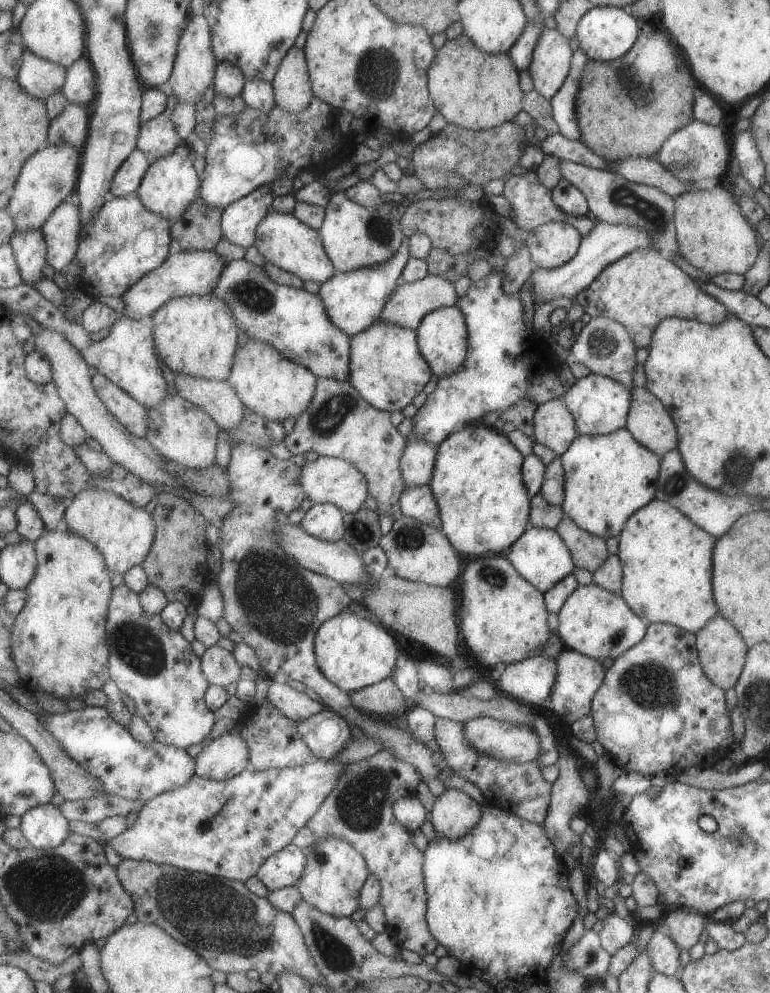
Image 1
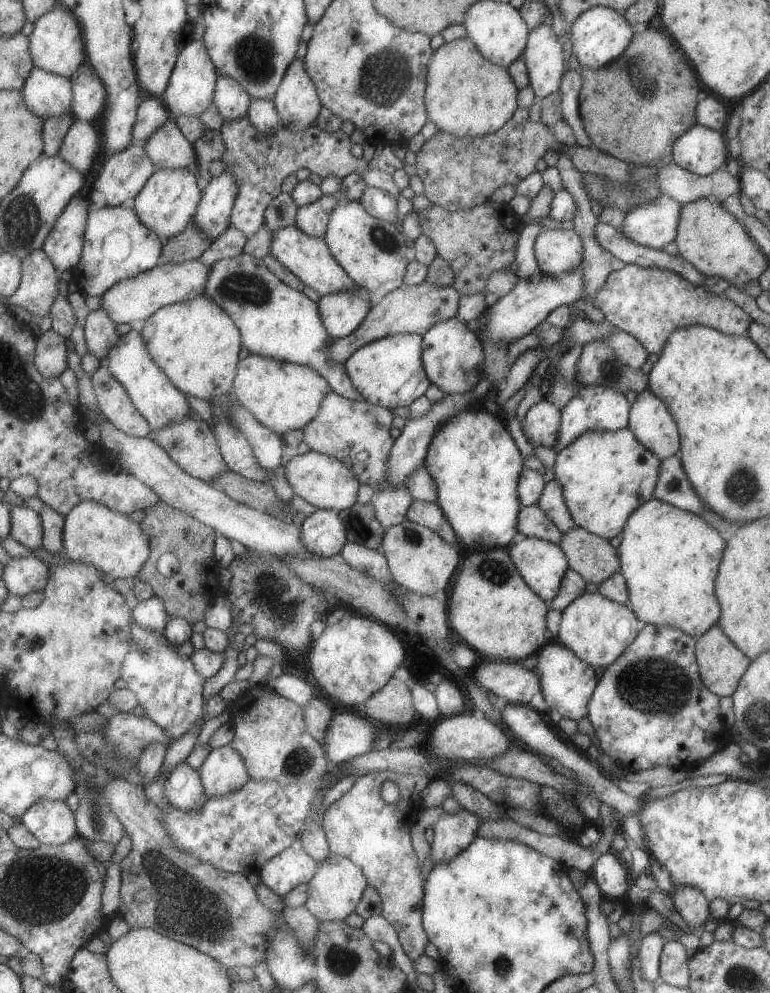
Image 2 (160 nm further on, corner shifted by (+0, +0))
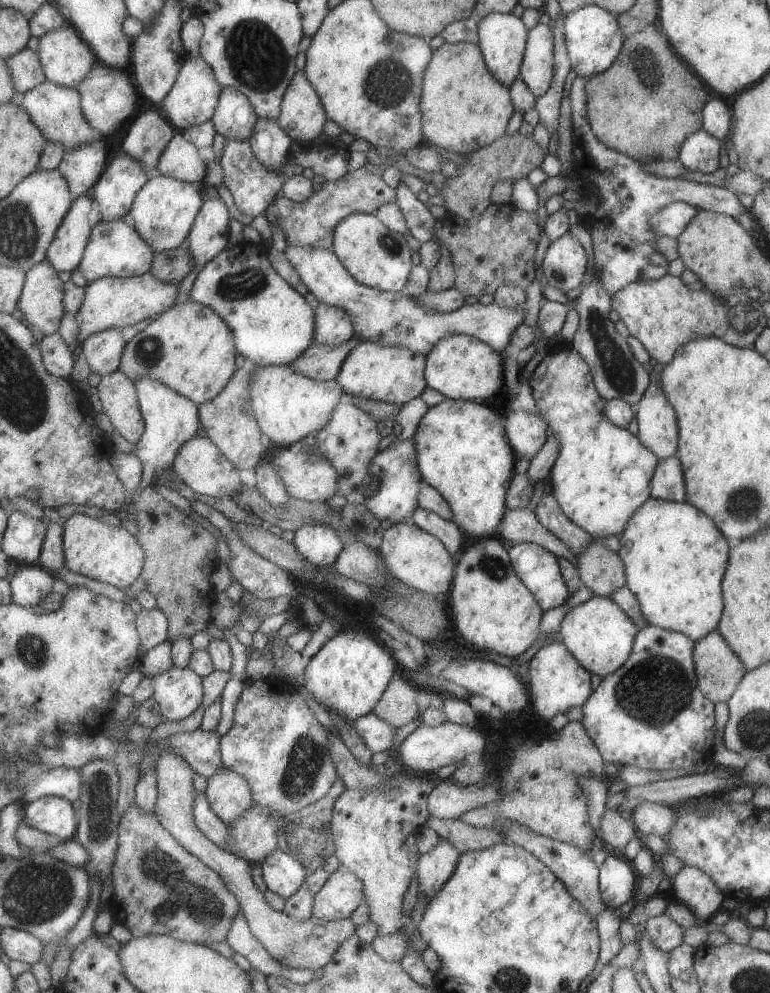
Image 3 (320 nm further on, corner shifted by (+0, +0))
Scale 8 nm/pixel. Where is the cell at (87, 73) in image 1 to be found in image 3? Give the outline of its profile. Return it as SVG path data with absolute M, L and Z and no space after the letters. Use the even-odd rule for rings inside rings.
M102 63L95 64L91 74L77 86L77 90L81 94L83 114L87 122L105 136L117 134L121 126L139 111L141 94L130 69L117 70L117 68L111 68Z

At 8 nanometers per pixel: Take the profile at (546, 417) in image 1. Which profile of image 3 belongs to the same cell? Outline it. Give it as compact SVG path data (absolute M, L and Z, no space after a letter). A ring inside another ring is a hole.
M509 411L503 419L509 446L517 459L526 456L530 460L541 450L549 436L549 426L538 411L528 413Z

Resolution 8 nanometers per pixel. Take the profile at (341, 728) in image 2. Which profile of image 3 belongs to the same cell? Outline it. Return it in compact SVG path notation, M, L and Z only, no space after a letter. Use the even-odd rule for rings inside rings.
M372 712L359 716L351 724L355 728L357 736L361 738L361 742L369 748L369 752L372 754L391 750L391 742L393 742L396 729L391 724L387 724Z

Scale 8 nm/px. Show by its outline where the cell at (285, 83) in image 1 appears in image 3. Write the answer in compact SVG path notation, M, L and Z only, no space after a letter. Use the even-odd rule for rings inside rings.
M296 70L281 98L277 124L291 140L313 141L323 131L326 115L321 102L305 77L304 70Z

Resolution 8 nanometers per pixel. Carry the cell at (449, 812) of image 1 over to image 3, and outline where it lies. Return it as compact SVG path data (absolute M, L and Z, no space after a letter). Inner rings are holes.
M439 840L434 848L419 856L415 878L419 884L417 891L425 901L431 900L439 892L439 888L453 874L457 860L459 860L459 852L447 840Z

